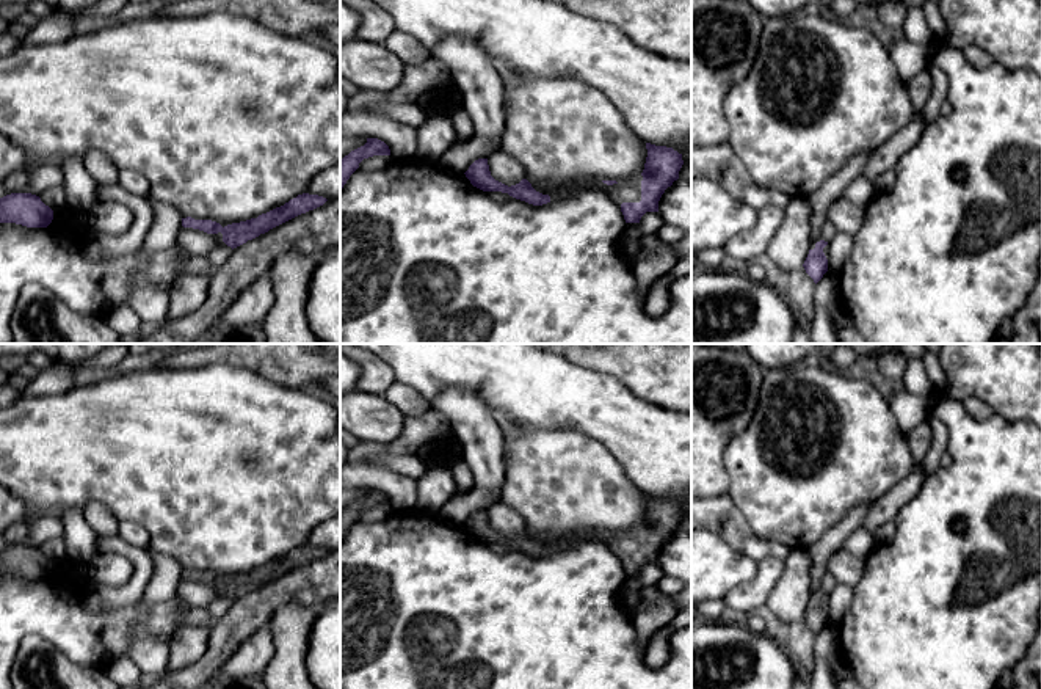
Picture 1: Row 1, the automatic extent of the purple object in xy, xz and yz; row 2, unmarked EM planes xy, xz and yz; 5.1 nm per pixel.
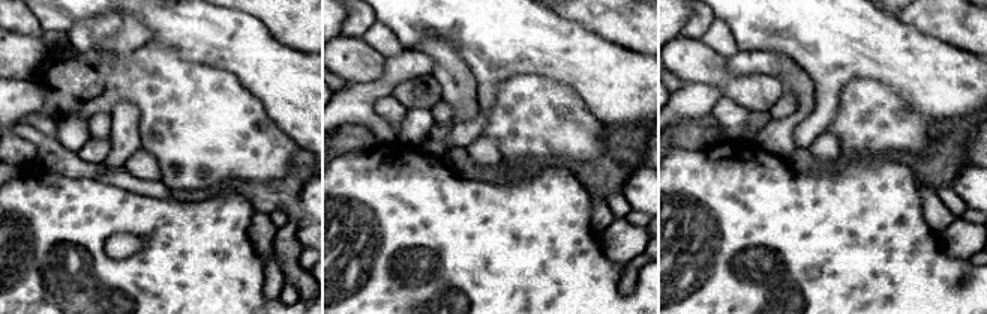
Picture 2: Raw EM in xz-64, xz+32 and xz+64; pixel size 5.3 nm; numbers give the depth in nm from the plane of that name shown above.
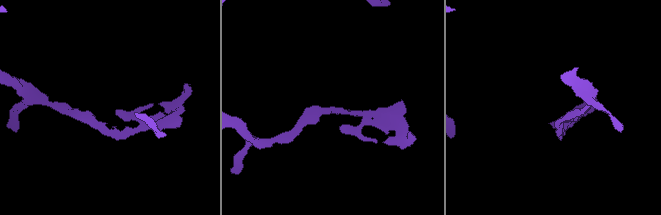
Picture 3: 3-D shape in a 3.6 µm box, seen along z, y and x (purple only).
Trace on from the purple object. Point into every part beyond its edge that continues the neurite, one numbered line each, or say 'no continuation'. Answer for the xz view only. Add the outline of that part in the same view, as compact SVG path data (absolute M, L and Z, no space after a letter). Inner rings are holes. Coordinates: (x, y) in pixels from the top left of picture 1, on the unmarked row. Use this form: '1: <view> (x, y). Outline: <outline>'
1: xz (629, 542). Outline: M643 527L619 532L618 535L607 537L602 532L596 537L607 545L607 548L621 559L622 554L640 554L641 552L641 532Z

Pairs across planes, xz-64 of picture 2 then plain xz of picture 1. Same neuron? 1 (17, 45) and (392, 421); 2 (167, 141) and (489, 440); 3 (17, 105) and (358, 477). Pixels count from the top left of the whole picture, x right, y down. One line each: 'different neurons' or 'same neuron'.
1: same neuron
2: different neurons
3: different neurons

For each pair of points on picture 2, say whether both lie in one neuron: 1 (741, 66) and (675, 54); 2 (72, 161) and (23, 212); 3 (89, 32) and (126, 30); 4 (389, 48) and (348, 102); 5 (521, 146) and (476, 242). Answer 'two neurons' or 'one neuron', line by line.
1: two neurons
2: two neurons
3: one neuron
4: two neurons
5: two neurons

